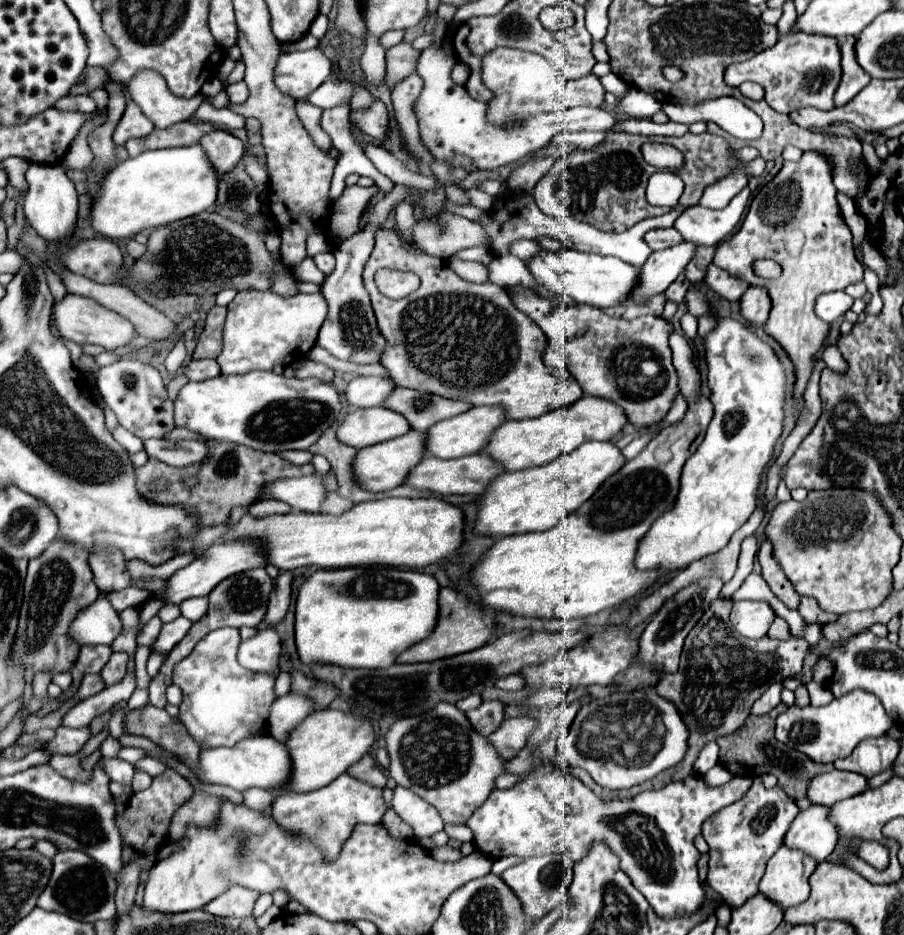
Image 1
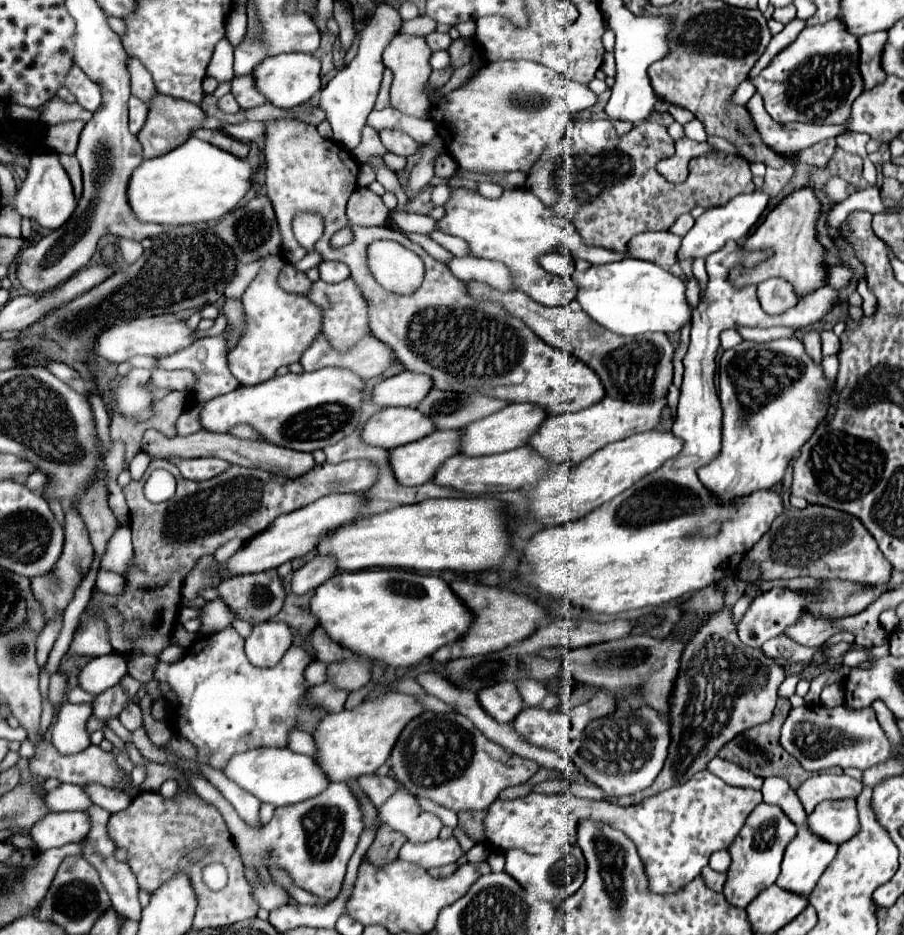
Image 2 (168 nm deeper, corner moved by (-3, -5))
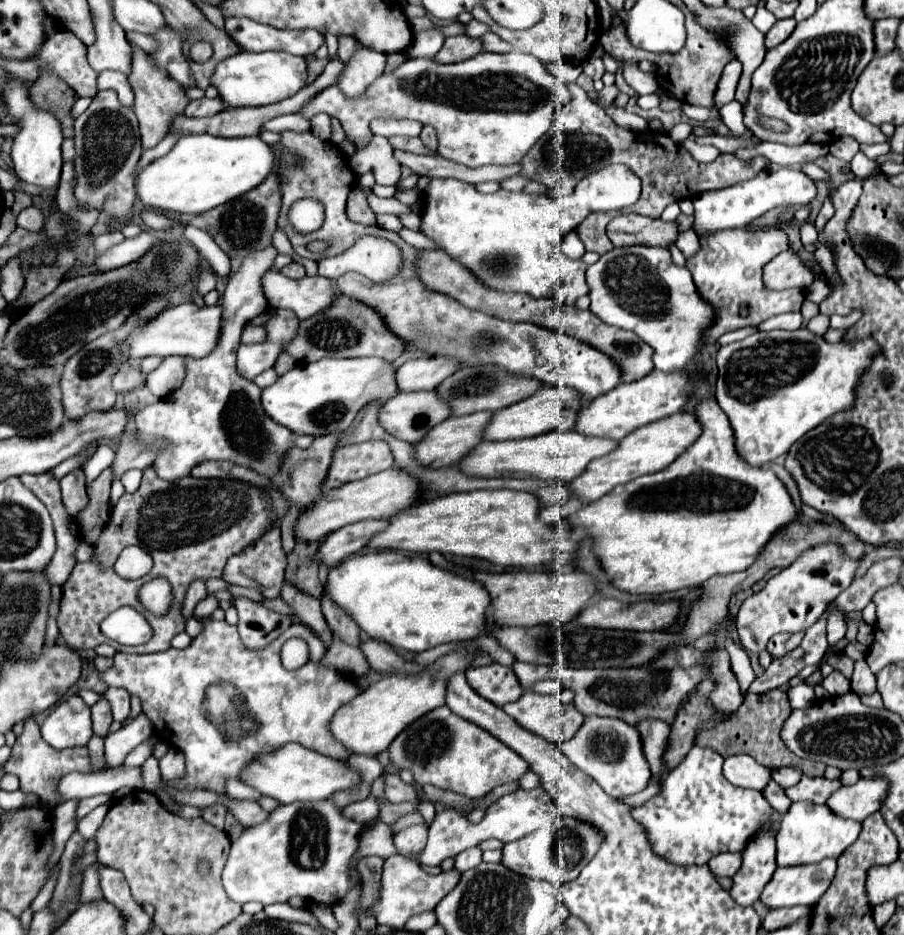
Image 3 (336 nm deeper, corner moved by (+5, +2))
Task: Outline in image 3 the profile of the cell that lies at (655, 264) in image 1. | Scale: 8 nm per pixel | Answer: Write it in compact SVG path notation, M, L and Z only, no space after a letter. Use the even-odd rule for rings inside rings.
M793 168L763 170L761 174L757 174L757 178L739 182L737 186L729 186L723 190L709 190L709 192L693 198L691 200L693 208L695 208L693 230L701 236L707 232L717 232L717 230L725 230L725 228L745 228L755 218L763 216L765 212L769 212L773 208L805 206L815 198L815 194L817 194L815 182L801 170L793 170Z

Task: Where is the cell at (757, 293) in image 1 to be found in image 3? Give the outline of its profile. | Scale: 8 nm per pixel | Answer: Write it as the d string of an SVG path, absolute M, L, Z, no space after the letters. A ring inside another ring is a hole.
M785 250L777 254L765 268L763 268L763 282L771 290L785 290L785 288L807 288L815 280L809 266L801 260L801 256L793 250Z

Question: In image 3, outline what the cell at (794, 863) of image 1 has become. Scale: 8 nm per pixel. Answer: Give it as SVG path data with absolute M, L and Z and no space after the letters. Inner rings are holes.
M795 802L783 814L781 830L777 832L777 866L797 866L815 864L821 858L837 858L845 848L849 848L861 832L861 822L851 822L851 818L841 818L829 810L825 804Z

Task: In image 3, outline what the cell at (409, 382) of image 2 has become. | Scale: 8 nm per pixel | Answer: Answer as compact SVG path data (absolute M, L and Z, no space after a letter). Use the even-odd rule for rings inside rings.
M417 358L397 368L397 386L401 392L435 390L449 374L459 370L453 358Z

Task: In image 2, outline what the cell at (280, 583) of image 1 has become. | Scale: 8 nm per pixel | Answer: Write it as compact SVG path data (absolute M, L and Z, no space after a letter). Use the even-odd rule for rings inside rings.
M313 557L305 567L293 571L291 591L295 595L303 595L303 593L319 587L329 577L333 577L335 571L337 571L337 567L333 565L331 557Z

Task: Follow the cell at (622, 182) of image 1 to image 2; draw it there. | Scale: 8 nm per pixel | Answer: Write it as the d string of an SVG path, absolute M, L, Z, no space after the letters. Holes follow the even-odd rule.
M585 119L585 121L575 121L565 135L565 139L557 147L559 151L559 167L555 171L555 185L559 189L559 199L553 205L553 211L557 215L563 215L569 219L577 231L585 237L589 245L601 245L607 249L623 251L627 243L631 241L633 235L645 233L645 231L667 231L679 215L689 213L695 205L701 207L717 207L725 205L731 201L735 195L741 193L751 193L755 191L755 185L751 181L751 169L749 161L731 155L725 151L709 151L701 157L693 157L689 161L689 177L681 185L673 185L665 181L657 171L655 163L661 157L673 155L673 139L669 137L667 129L655 121L643 121L635 125L627 135L619 137L613 129L613 123L609 119ZM601 199L601 221L599 225L589 225L589 217L597 217L597 205Z

